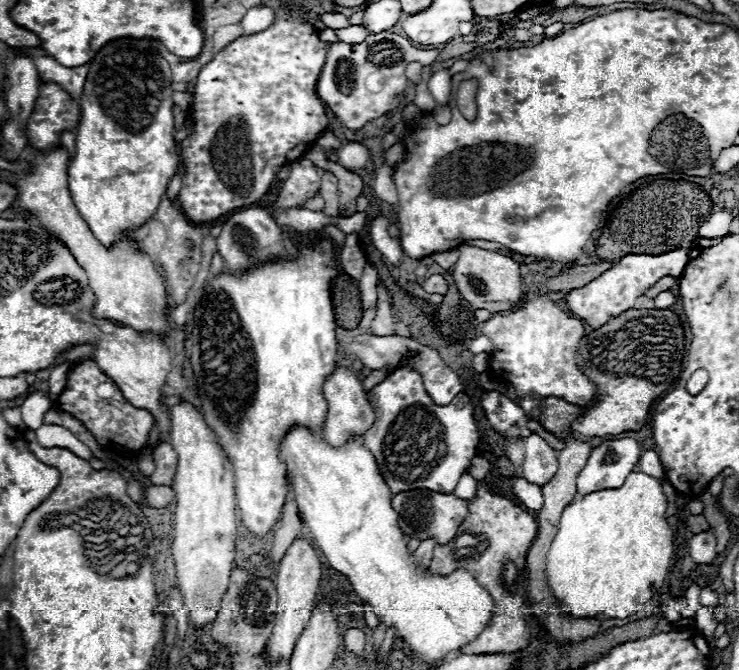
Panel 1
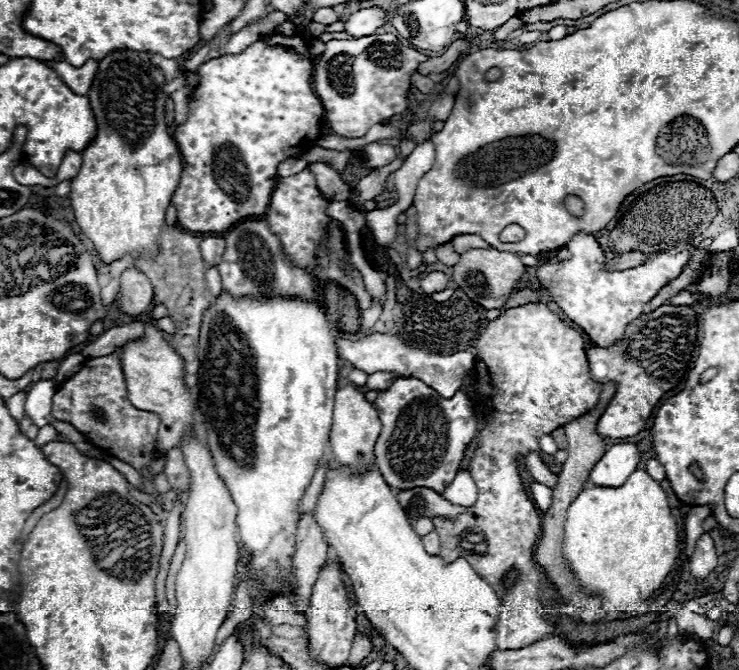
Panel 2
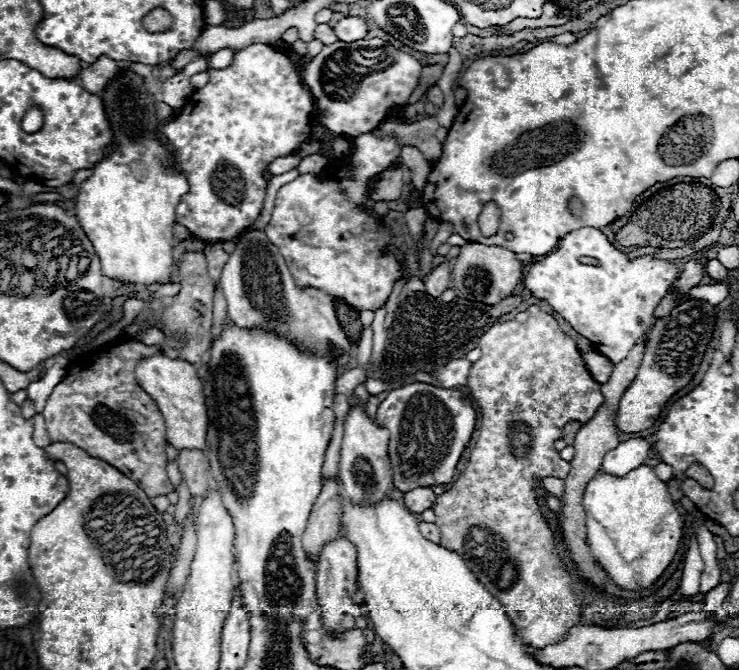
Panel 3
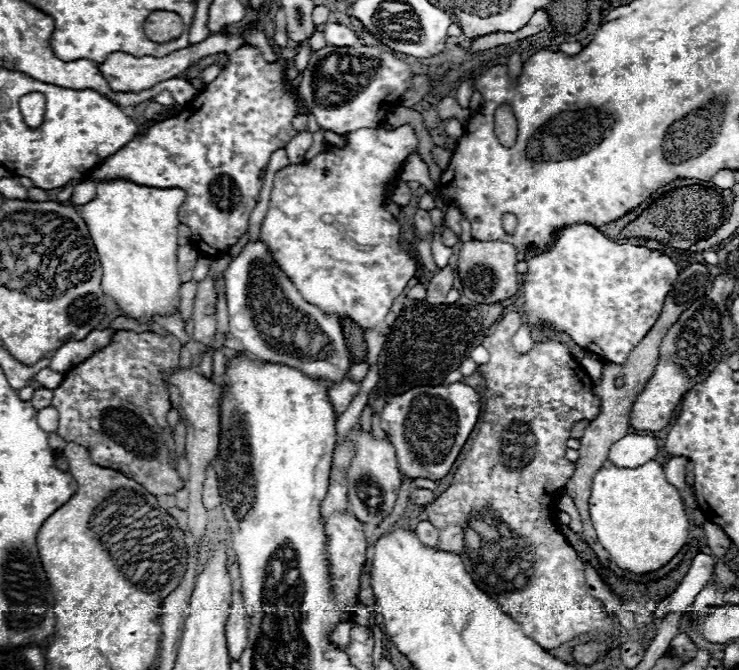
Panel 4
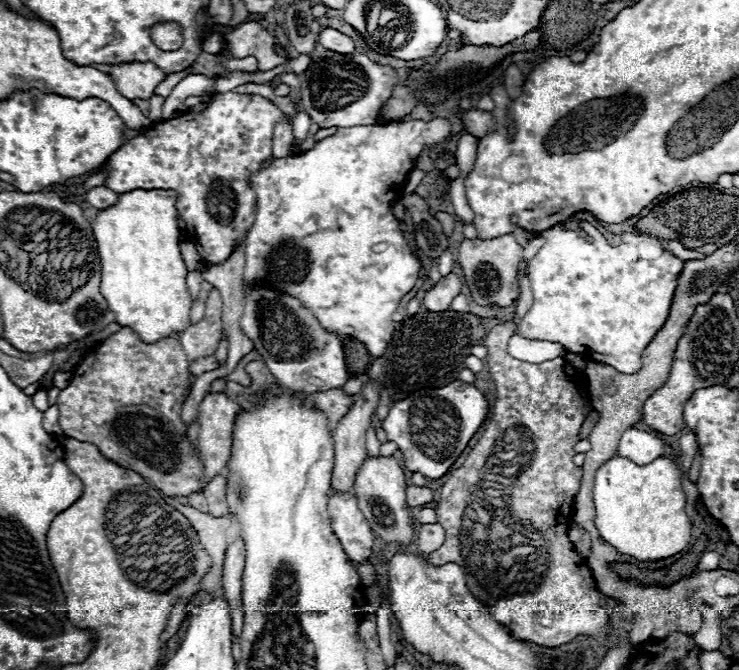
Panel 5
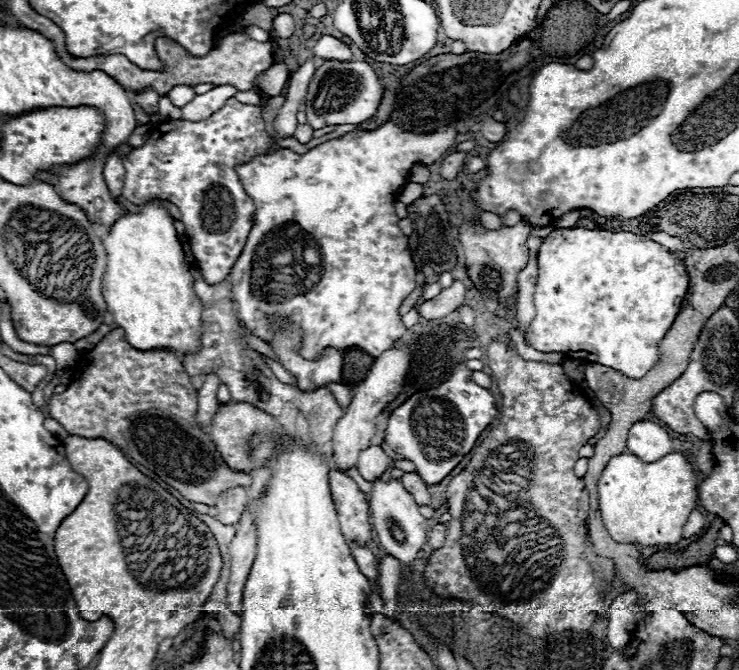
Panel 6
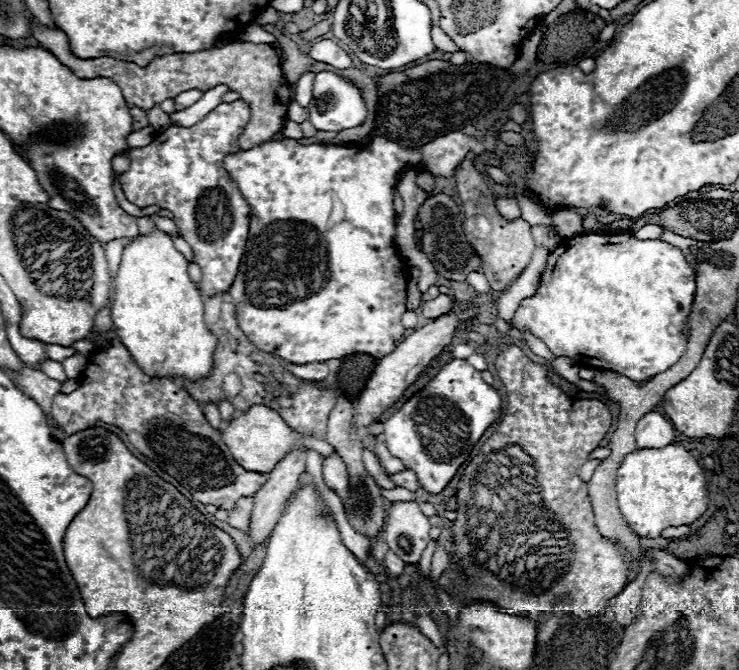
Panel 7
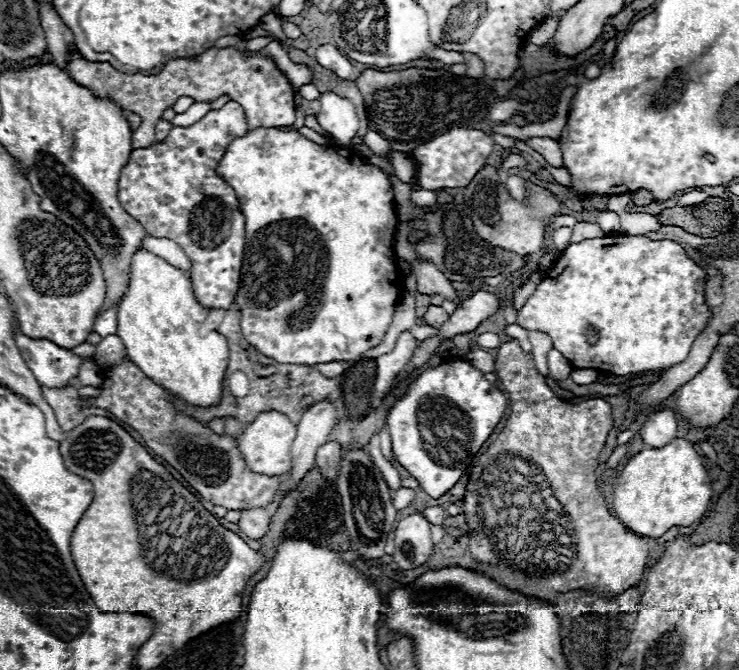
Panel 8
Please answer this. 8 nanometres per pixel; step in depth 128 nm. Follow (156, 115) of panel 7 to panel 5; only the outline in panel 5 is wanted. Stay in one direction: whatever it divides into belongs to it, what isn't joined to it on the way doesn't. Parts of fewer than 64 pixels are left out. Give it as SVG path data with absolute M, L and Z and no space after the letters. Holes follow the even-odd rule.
M136 62L136 64L114 64L110 78L116 82L116 88L126 98L142 98L150 100L154 96L154 88L166 78L162 70L158 70L152 62Z

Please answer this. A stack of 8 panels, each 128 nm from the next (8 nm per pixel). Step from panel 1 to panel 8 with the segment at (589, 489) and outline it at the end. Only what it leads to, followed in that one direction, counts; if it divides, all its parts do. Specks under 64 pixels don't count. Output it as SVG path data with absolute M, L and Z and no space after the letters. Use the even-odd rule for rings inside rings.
M662 408L648 414L640 434L642 434L644 444L652 448L660 448L676 438L676 430L678 430L678 420L676 420L674 410Z

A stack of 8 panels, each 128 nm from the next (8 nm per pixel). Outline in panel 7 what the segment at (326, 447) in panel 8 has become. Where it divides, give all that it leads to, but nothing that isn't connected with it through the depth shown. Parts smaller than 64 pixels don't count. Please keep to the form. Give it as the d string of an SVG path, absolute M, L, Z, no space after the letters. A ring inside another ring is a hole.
M332 452L322 460L324 482L330 490L334 490L342 500L348 498L348 470L338 452Z

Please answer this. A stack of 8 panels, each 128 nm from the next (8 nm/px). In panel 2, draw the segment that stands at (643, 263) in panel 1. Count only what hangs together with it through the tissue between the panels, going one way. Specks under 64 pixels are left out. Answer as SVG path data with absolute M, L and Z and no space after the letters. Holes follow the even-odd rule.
M578 232L572 240L564 246L572 252L570 260L548 260L536 270L536 278L540 286L544 286L550 298L560 306L560 310L578 324L590 340L600 348L612 348L620 344L624 338L626 326L644 314L644 306L658 294L662 286L672 282L688 264L696 248L686 248L678 254L658 254L656 258L648 260L630 270L610 272L606 270L603 249L594 238L594 234Z

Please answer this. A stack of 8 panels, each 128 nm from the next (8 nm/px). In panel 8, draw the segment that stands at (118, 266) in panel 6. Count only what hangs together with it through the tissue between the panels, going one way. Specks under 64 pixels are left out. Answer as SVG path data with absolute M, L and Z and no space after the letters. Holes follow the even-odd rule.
M136 252L132 258L130 286L116 316L116 334L122 338L130 362L148 378L188 406L208 408L220 404L230 348L218 332L200 334L208 310L196 302L192 282L184 270L170 266L152 252Z

